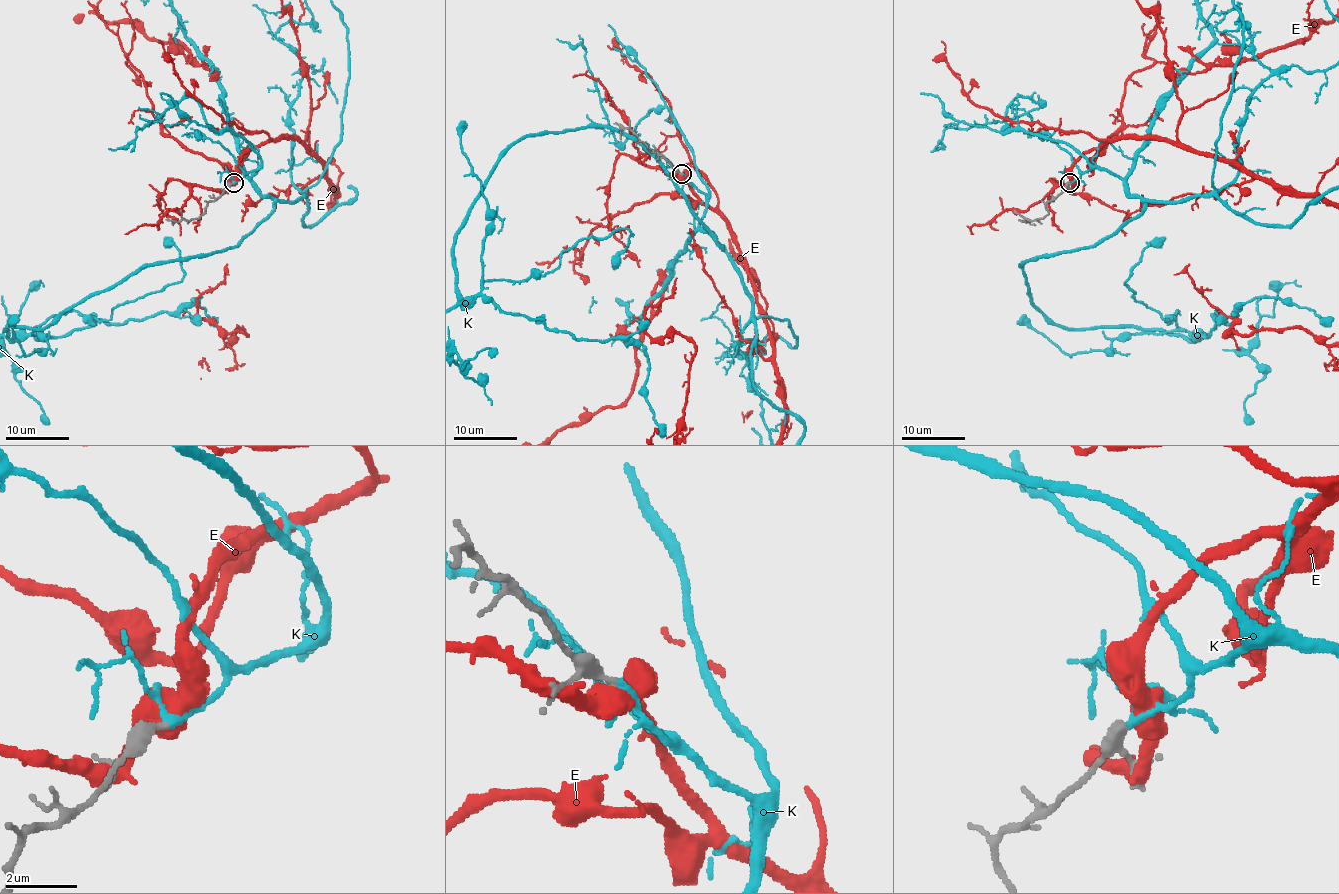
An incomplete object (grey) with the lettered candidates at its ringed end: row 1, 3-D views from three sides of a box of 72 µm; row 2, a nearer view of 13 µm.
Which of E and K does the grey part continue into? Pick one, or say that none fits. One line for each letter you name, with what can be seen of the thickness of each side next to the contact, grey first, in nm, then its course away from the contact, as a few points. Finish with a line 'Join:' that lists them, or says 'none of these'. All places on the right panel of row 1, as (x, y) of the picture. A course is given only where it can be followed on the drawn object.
K: Thickness 340 nm (grey) against 140 nm
Join: K

